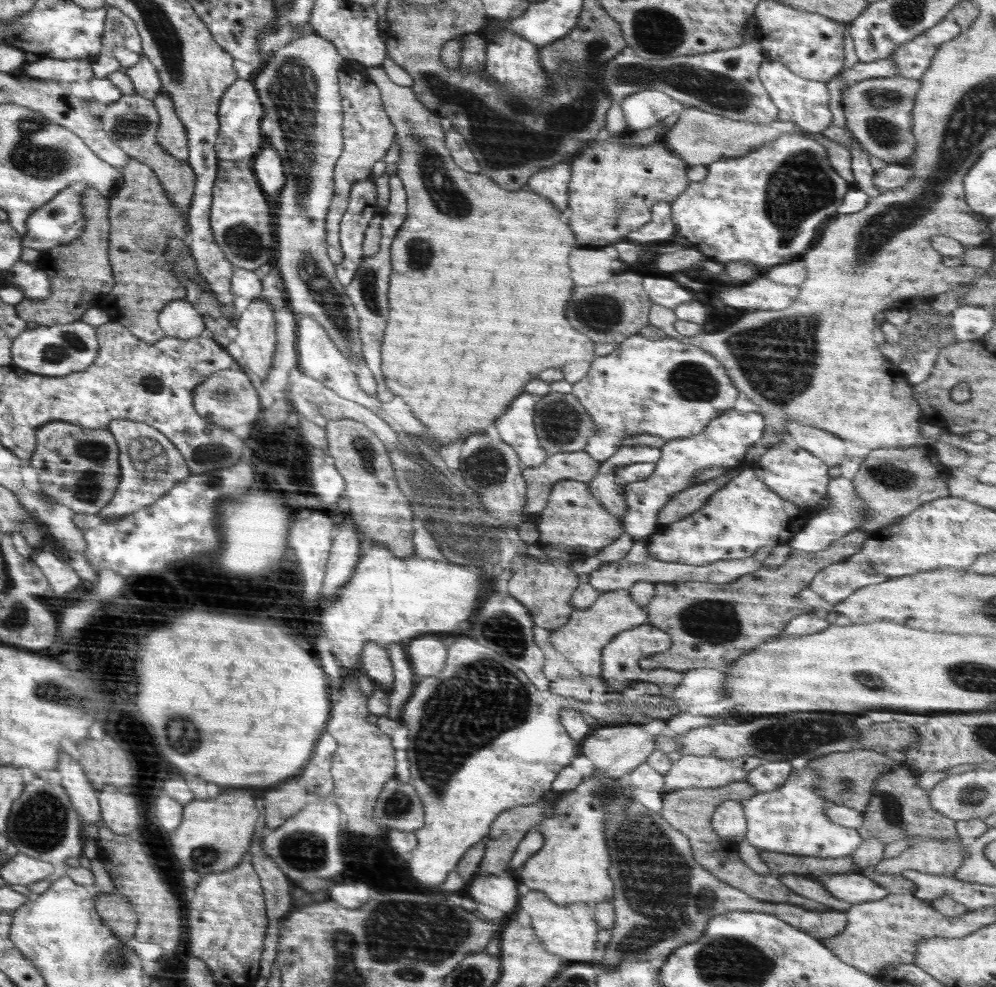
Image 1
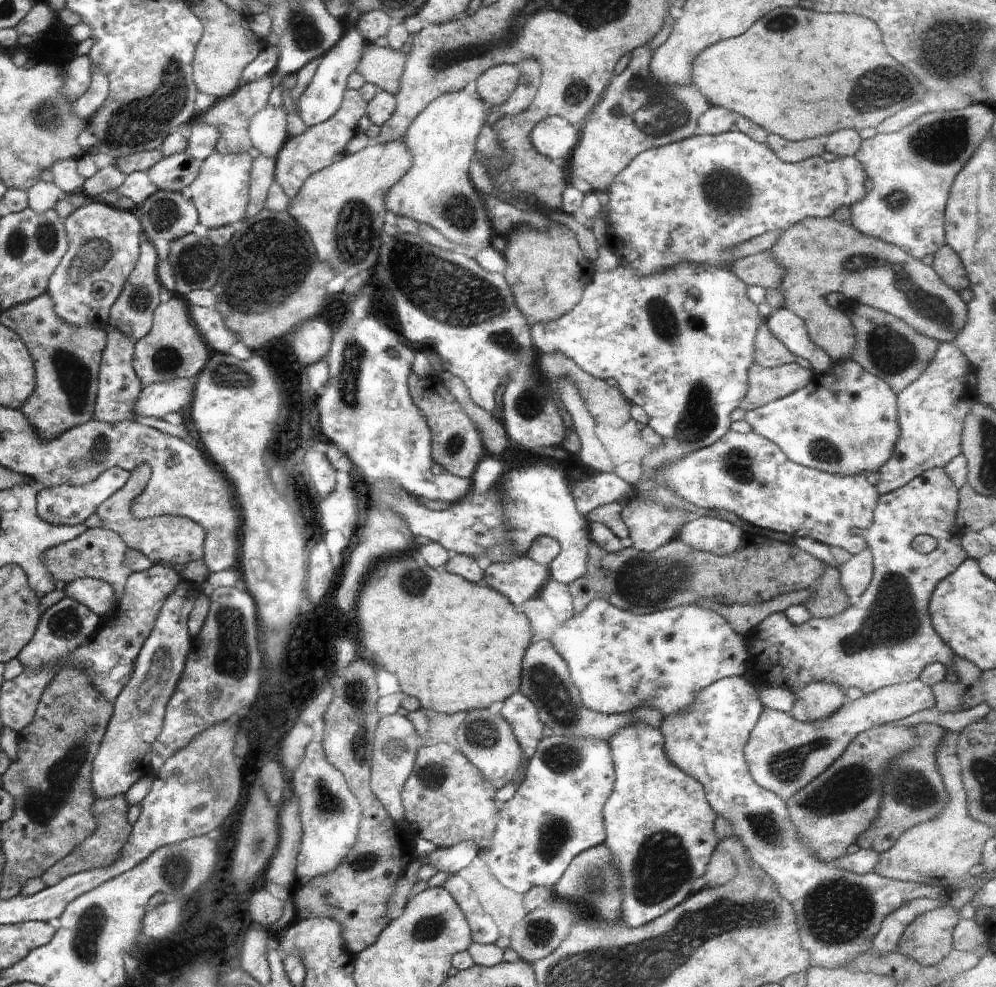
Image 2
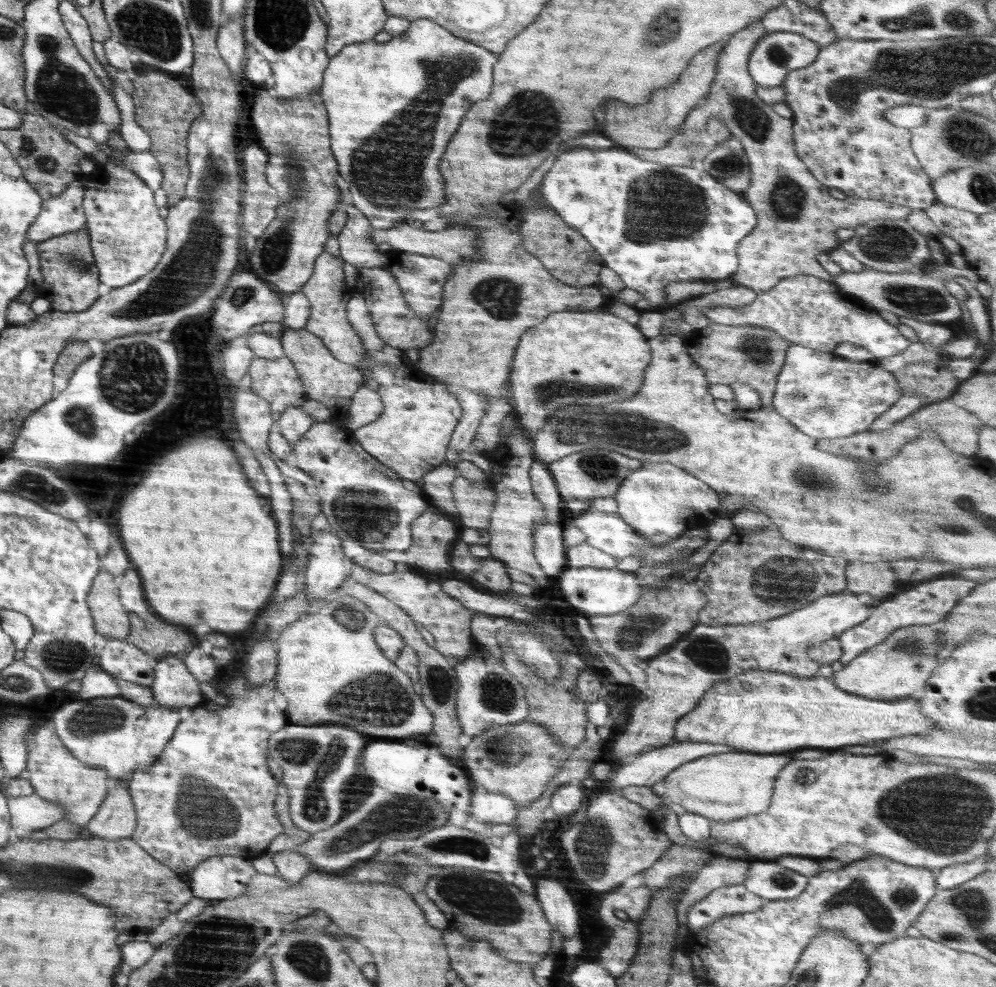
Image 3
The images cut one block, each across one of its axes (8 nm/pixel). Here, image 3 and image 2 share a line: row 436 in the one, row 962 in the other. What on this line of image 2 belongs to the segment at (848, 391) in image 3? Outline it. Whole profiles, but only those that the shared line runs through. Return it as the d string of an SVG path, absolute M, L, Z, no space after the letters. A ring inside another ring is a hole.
M742 675L722 678L698 692L696 702L694 702L694 706L692 706L690 712L686 712L686 714L674 714L674 716L663 718L662 726L660 726L659 730L664 736L664 740L666 740L664 752L666 752L666 758L668 758L674 766L678 766L684 774L692 776L692 778L698 780L698 782L704 786L704 789L706 790L706 799L708 800L710 807L714 810L716 816L722 817L726 822L730 823L734 836L738 838L738 840L742 842L742 846L744 846L744 848L740 848L740 850L746 850L744 854L748 856L749 864L754 865L757 868L761 873L762 878L770 878L772 884L774 884L774 888L776 888L776 892L778 892L782 898L786 898L786 900L790 902L792 912L794 912L794 918L796 918L796 926L798 926L798 938L800 938L800 944L802 944L804 952L810 954L812 964L814 964L814 966L824 966L824 968L834 968L834 966L838 966L838 964L844 966L844 962L846 962L846 964L852 962L858 954L862 954L862 952L866 952L866 950L871 948L872 940L874 940L876 934L878 934L880 928L882 928L882 920L884 920L890 912L894 912L896 908L900 908L902 904L906 904L908 900L914 900L914 898L918 898L918 896L930 898L930 900L940 900L941 890L934 886L920 886L920 884L912 884L912 882L888 880L888 878L882 878L882 876L878 876L878 874L864 874L864 876L860 876L860 874L842 870L842 868L834 866L833 863L822 862L822 860L814 858L810 852L806 852L806 848L804 848L802 842L798 840L798 830L796 830L796 826L794 826L794 824L790 822L790 818L788 818L788 808L786 808L785 802L776 794L761 788L754 782L749 774L748 764L746 764L744 758L744 746L746 746L746 742L748 742L748 736L750 736L752 728L754 728L756 722L758 722L758 718L762 716L763 708L763 704L760 702L758 696L758 685L751 685L751 682L747 681Z

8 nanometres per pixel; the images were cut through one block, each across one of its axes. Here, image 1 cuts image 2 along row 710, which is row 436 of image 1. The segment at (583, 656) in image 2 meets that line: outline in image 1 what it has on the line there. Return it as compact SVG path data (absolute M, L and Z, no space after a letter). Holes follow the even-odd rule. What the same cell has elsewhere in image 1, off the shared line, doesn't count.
M638 333L626 337L611 353L596 356L586 376L572 383L570 392L598 428L588 439L584 451L601 463L611 458L623 440L636 434L654 434L665 442L700 434L712 419L733 410L739 396L726 369L709 352L677 338L650 340Z

